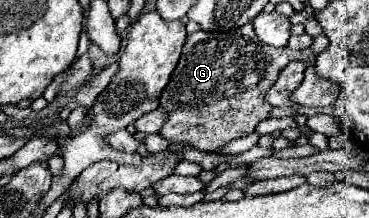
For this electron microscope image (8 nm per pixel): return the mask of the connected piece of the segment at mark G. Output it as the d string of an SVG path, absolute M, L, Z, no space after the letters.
M251 24L233 32L199 30L187 34L179 64L161 94L159 108L167 112L167 120L159 136L169 142L187 142L201 152L215 152L235 138L253 134L255 126L269 118L271 104L265 100L265 92L281 70L295 60L313 66L315 54L311 48L291 50L263 44Z

